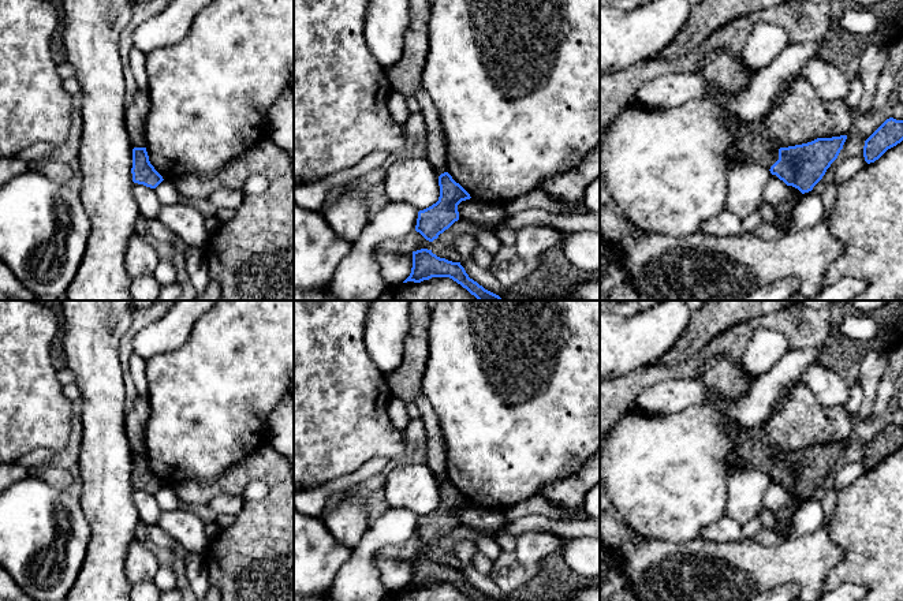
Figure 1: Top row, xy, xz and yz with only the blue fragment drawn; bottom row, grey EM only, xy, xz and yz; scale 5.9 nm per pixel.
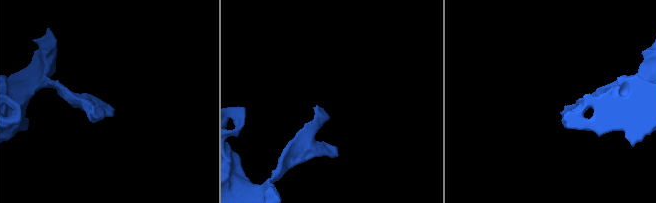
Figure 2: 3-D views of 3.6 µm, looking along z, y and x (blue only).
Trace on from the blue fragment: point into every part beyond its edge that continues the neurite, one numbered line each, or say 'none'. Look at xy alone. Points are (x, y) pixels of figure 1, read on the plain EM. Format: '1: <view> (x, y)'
none

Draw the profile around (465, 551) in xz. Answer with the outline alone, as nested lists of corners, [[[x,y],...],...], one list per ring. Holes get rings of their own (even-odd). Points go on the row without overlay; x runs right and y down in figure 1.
[[[460,541],[455,546],[455,556],[459,559],[459,568],[464,574],[470,585],[477,587],[485,596],[496,601],[518,601],[507,593],[503,593],[500,587],[493,582],[493,578],[478,572],[473,567],[473,557],[478,552],[477,544],[473,541]]]

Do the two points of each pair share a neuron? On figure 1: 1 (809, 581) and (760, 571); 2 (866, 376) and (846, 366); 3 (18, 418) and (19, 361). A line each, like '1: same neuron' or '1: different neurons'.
1: same neuron
2: different neurons
3: same neuron

